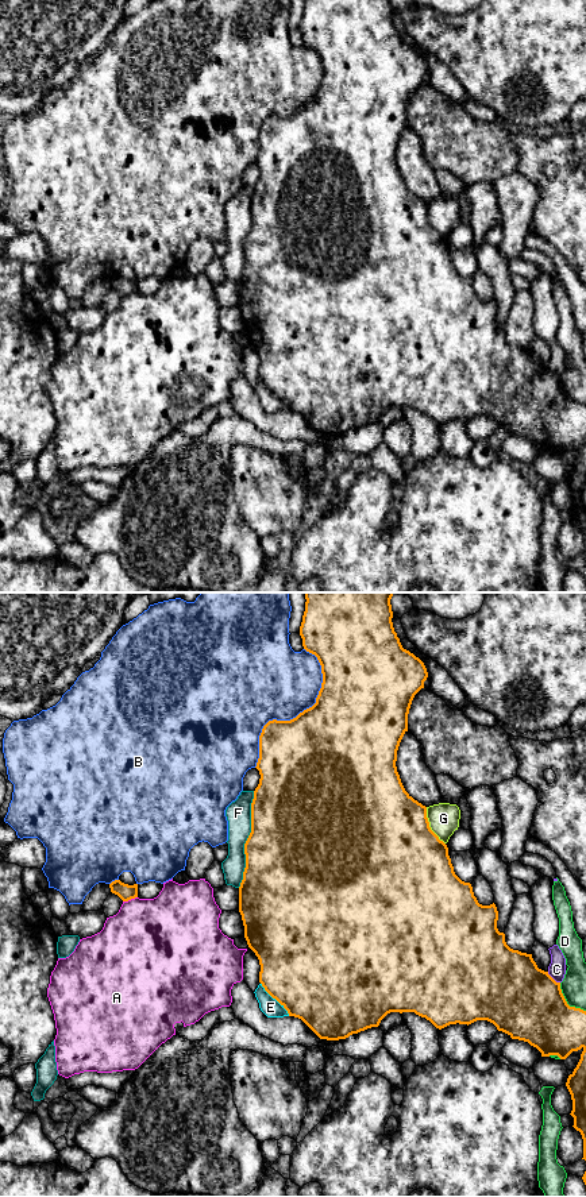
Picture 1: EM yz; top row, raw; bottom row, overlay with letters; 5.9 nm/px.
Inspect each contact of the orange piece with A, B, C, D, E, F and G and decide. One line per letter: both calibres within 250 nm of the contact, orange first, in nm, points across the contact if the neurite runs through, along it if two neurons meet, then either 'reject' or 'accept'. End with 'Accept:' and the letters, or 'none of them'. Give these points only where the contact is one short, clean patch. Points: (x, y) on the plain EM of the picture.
A: 100 nm thick on the orange side, 460 nm on the other; reject
B: 500 nm thick on the orange side, 440 nm on the other; reject
C: 440 nm thick on the orange side, 110 nm on the other; reject
D: 440 nm thick on the orange side, 150 nm on the other; reject
E: 500 nm thick on the orange side, 110 nm on the other; reject
F: 500 nm thick on the orange side, 150 nm on the other; reject
G: 500 nm thick on the orange side, 180 nm on the other; reject
Accept: none of them

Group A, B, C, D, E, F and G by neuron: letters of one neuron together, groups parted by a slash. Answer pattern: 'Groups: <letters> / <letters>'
Groups: A D F / B / C / E / G

